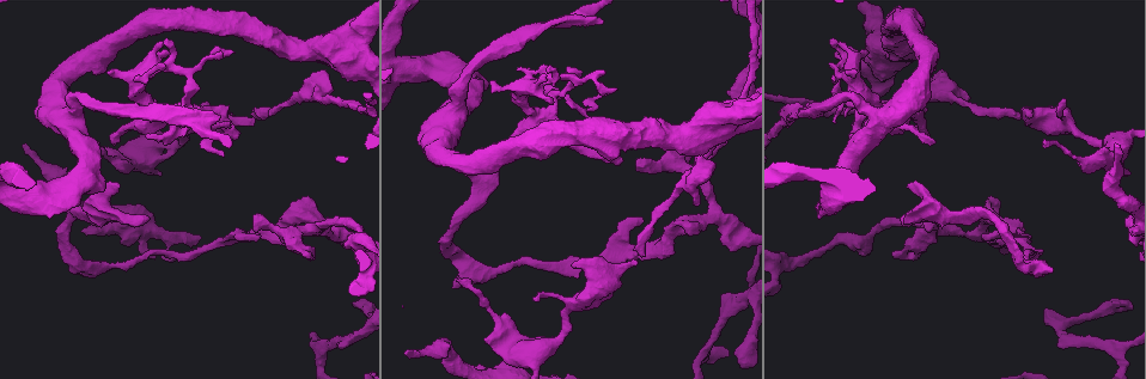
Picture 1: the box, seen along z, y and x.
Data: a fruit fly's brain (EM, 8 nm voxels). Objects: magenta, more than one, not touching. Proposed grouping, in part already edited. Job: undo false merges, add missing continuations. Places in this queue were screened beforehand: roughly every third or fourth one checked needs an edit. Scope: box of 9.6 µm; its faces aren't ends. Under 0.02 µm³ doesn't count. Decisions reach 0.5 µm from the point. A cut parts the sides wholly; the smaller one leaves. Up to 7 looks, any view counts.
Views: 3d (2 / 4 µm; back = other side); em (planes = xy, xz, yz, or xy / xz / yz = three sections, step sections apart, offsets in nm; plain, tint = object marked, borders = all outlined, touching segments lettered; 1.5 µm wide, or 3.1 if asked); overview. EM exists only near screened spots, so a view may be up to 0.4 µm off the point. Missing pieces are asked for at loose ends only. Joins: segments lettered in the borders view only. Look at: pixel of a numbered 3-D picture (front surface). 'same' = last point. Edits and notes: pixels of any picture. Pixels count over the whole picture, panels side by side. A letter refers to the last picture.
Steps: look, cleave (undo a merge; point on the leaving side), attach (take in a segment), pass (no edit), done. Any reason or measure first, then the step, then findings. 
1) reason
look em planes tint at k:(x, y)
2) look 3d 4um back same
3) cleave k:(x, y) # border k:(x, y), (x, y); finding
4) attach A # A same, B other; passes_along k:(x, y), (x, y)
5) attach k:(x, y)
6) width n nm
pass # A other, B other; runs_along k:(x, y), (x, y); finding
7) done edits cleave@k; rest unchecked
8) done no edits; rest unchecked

calibre changes
look 3d 2um at 1:(321, 99)

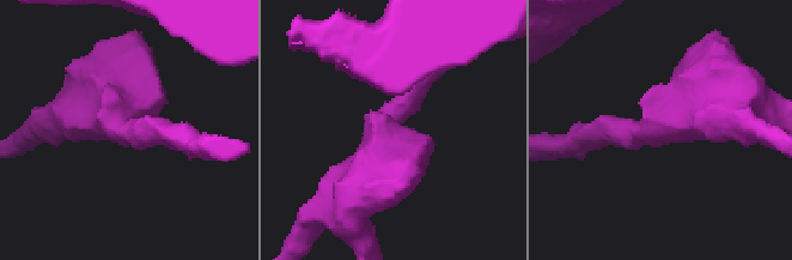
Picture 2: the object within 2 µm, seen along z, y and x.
arm_widths 200, 400 nm; shape alone is not enough
look em xy step 4 tint at 2:(134, 132)

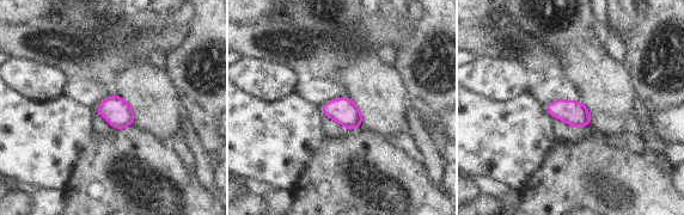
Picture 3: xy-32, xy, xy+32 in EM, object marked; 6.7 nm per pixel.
cut it another way
look em planes borders same

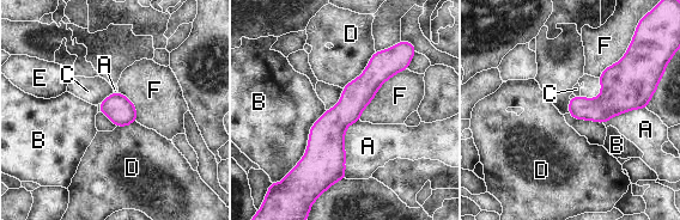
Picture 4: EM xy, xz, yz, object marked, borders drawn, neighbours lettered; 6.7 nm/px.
width 160 nm
pass # A other, B other, C other, D other, E other, F other; runs_along 4:(388, 52), (332, 126), (332, 178); continuous, no second cell

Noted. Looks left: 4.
look em planes borders at 1:(146, 137)

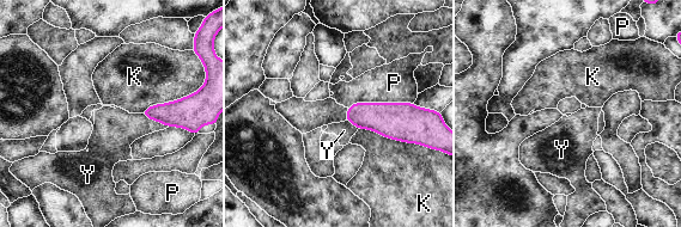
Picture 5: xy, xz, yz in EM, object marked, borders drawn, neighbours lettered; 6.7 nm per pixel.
pass # K other, P other, Y other; border 5:(141, 112), (168, 127); none of them fits

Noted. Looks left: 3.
branch stops here
look em planes borders at 1:(148, 217)

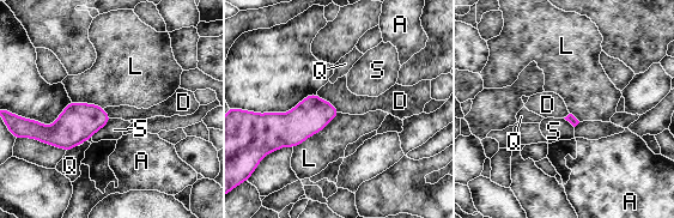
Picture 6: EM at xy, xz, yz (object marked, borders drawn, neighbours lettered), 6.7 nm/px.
pass # A other, D other, L other, Q other, S other; none of them fits

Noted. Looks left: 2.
done no edits; rest unchecked

